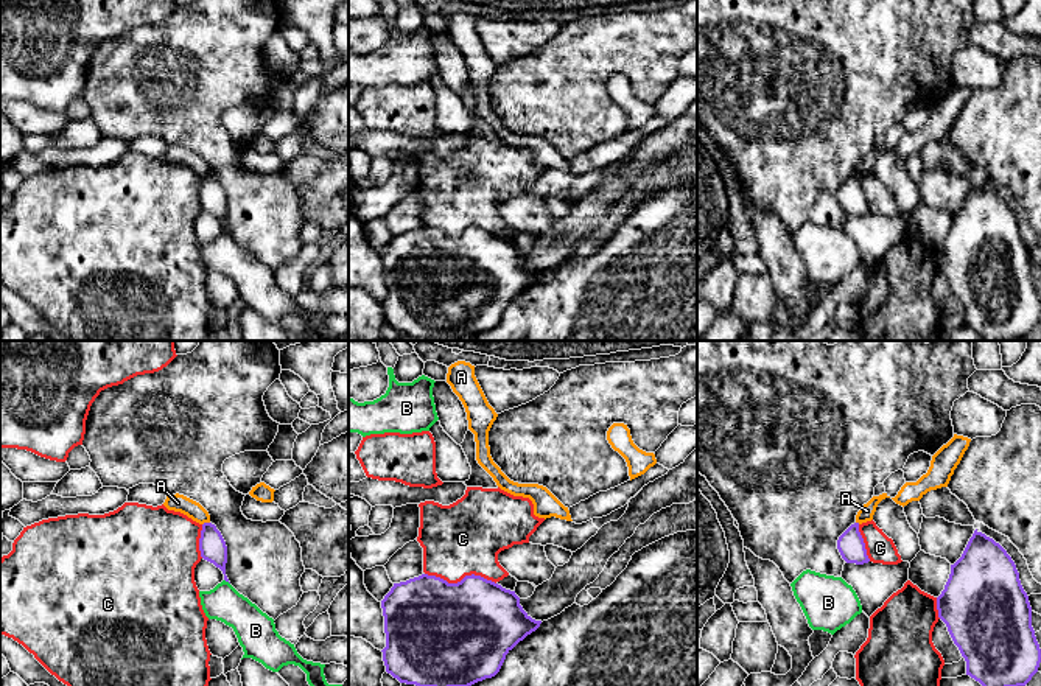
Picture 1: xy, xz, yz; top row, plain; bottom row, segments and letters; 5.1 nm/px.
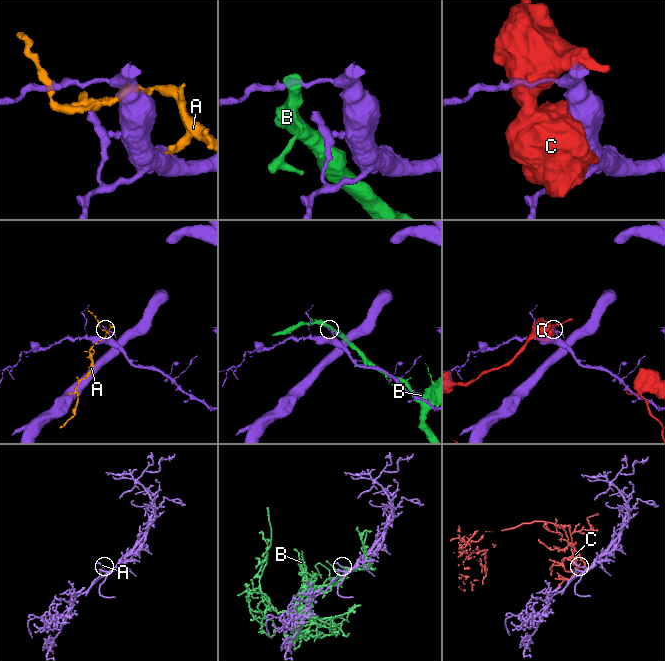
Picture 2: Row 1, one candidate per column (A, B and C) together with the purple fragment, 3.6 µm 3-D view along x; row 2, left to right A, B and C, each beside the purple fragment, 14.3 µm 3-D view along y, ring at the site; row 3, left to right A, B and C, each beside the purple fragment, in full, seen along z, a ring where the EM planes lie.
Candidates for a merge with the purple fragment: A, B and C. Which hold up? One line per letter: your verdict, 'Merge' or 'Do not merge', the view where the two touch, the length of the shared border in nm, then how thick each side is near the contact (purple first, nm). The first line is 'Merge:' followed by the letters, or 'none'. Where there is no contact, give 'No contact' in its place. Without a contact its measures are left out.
Merge: none
A: Do not merge. Touches purple in xy. Shared border 40 nm. Thickness 140 nm (purple) against 90 nm
B: Do not merge. Touches purple in xy. Shared border 40 nm. Thickness 140 nm (purple) against 180 nm
C: Do not merge. Touches purple in xz. Shared border 380 nm. Thickness 480 nm (purple) against 380 nm

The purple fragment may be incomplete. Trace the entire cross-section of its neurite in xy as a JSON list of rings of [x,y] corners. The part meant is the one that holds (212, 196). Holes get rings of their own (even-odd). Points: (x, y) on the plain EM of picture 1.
[[[212,174],[202,176],[199,202],[201,202],[201,208],[213,215],[216,219],[219,219],[224,226],[224,232],[229,233],[226,227],[227,198],[221,184],[216,180],[215,176]]]

